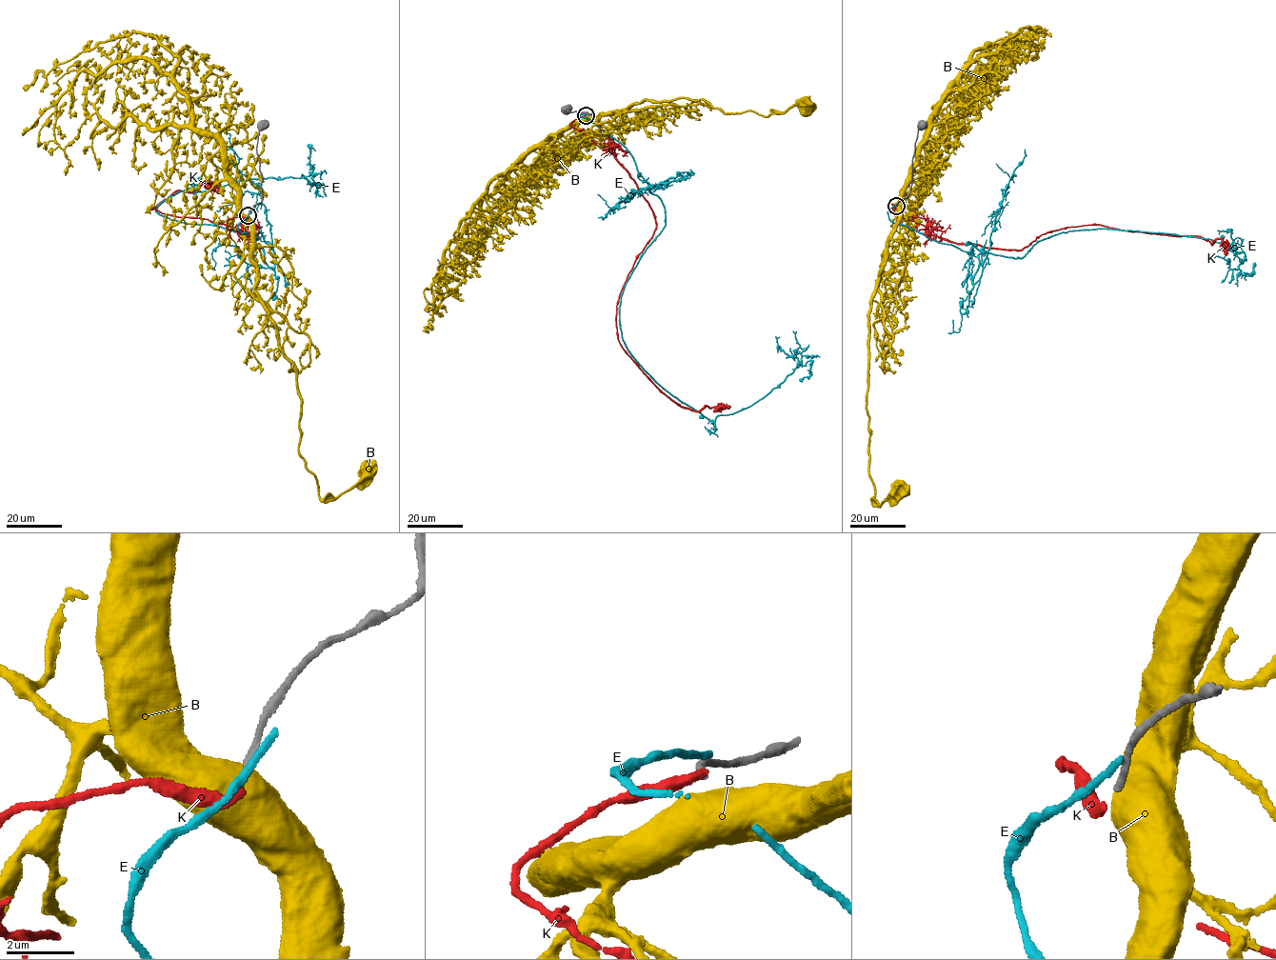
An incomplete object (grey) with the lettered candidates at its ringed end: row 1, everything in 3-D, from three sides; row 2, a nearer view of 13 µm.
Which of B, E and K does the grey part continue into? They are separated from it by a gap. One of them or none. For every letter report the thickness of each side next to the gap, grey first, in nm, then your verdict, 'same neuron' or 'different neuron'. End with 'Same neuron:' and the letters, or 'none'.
B: 180 nm thick on the grey side, 700 nm on the other; different neuron
E: 180 nm thick on the grey side, 200 nm on the other; different neuron
K: 180 nm thick on the grey side, 260 nm on the other; same neuron
Same neuron: K

